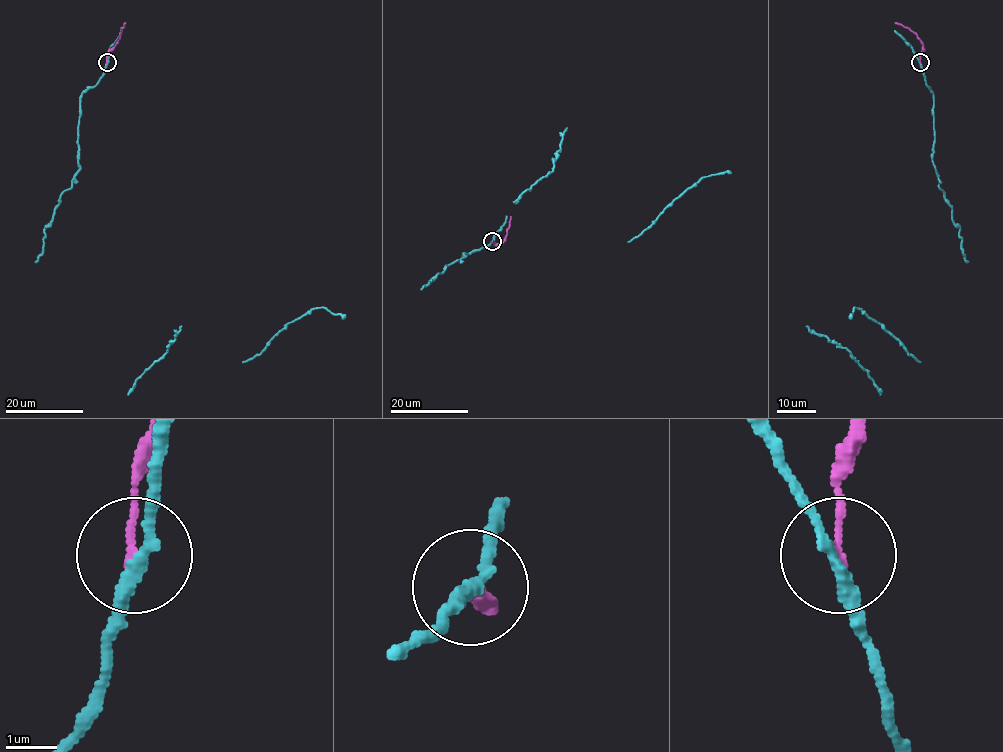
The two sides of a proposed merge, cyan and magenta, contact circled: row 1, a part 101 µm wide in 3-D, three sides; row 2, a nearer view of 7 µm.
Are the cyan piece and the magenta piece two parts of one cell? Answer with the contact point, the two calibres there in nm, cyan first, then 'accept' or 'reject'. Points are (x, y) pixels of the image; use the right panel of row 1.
at (920, 62); 240 nm thick on the cyan side, 160 nm on the other; reject

